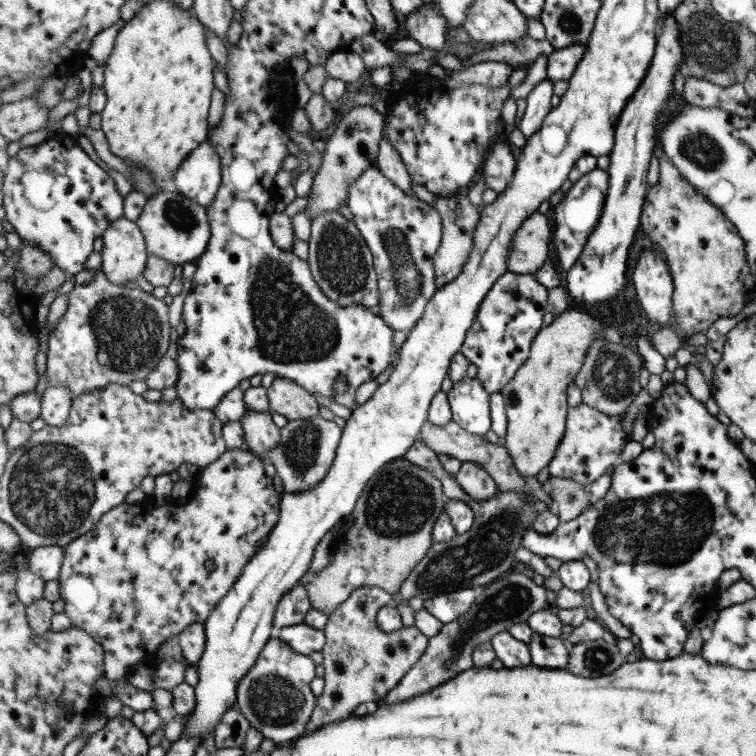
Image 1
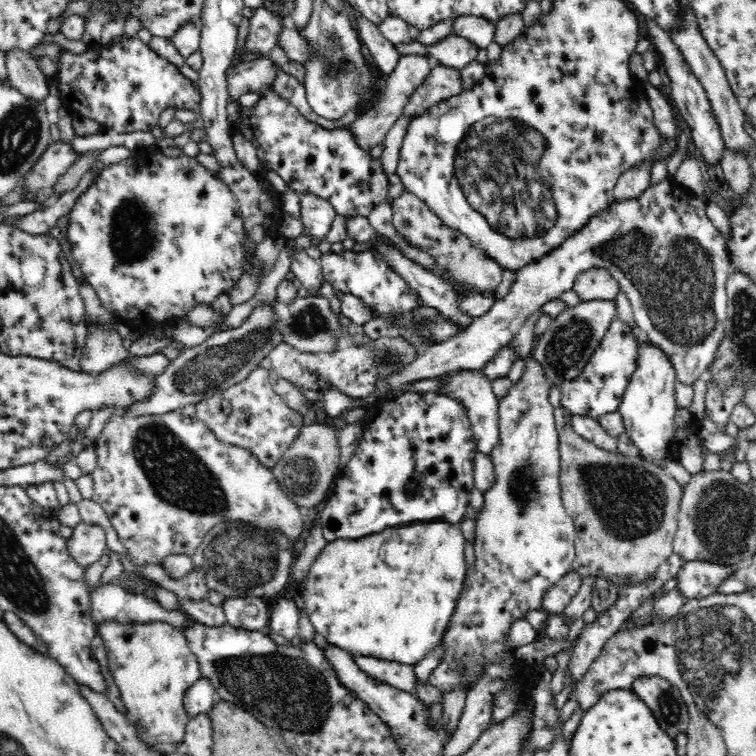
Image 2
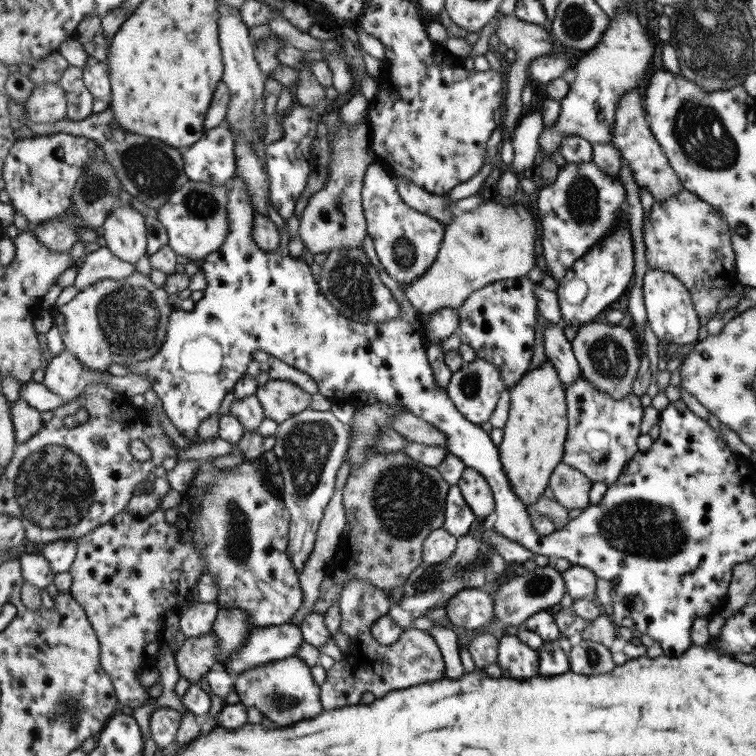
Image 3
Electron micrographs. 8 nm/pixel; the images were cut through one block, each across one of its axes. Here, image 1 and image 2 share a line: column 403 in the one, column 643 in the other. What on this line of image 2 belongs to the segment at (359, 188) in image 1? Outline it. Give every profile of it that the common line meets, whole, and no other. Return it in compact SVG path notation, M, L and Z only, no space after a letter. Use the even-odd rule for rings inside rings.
M664 178L662 182L646 187L634 198L614 198L604 210L590 216L588 222L568 236L560 246L519 268L516 281L506 296L495 300L486 314L477 316L469 327L456 336L426 349L425 353L417 354L400 372L384 378L386 388L400 392L401 386L437 378L444 371L483 369L500 348L511 342L528 316L538 311L546 301L559 298L563 292L572 289L575 279L594 267L606 268L619 283L620 290L631 304L636 324L647 332L650 344L662 349L668 357L680 383L692 386L694 380L707 375L717 360L722 338L725 337L729 306L727 281L733 268L731 257L727 239L704 214L704 201L694 198L690 190L682 188L672 178Z

